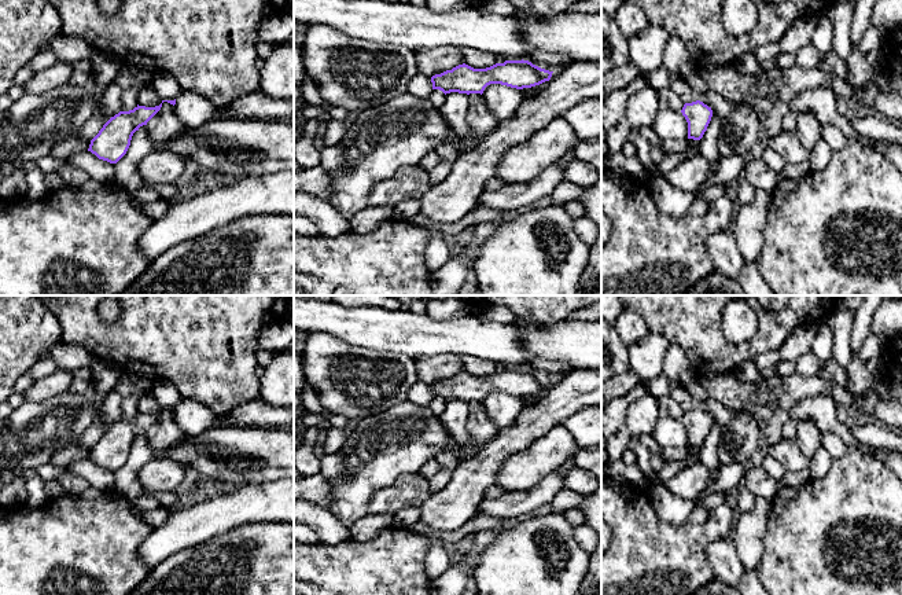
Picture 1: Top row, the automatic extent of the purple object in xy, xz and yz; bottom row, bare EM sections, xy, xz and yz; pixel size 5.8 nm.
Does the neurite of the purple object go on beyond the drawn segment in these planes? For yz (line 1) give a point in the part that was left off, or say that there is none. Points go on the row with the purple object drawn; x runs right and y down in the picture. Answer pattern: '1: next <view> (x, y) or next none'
1: next none

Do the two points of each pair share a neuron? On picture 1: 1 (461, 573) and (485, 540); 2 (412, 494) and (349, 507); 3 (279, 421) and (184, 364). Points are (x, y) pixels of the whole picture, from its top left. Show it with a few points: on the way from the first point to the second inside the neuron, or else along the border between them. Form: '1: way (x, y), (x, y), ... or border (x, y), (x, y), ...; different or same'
1: way (466, 565), (477, 548); same
2: border (393, 483), (382, 487), (371, 496), (367, 513); different
3: border (257, 397), (239, 403), (228, 414); different

